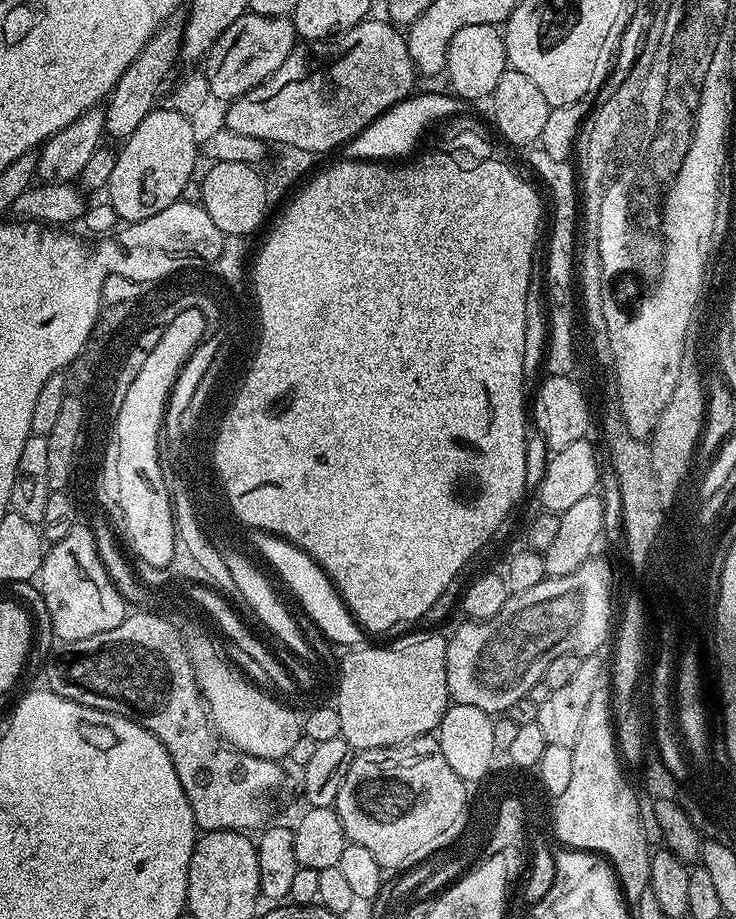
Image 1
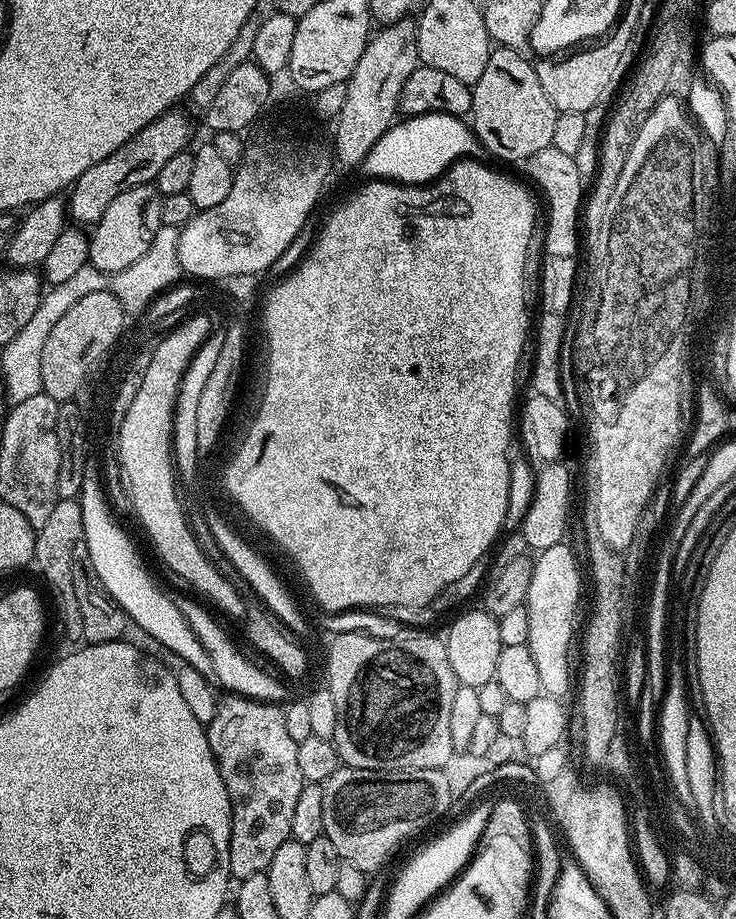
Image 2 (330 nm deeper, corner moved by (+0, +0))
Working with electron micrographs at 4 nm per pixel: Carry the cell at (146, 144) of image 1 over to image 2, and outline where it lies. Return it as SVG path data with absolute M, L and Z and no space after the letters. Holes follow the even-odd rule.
M155 183L134 186L118 194L118 198L106 206L102 218L91 229L88 263L99 272L109 274L126 270L126 266L134 266L134 262L138 262L138 258L150 250L150 242L154 242L154 234L160 229L161 218L162 197Z

